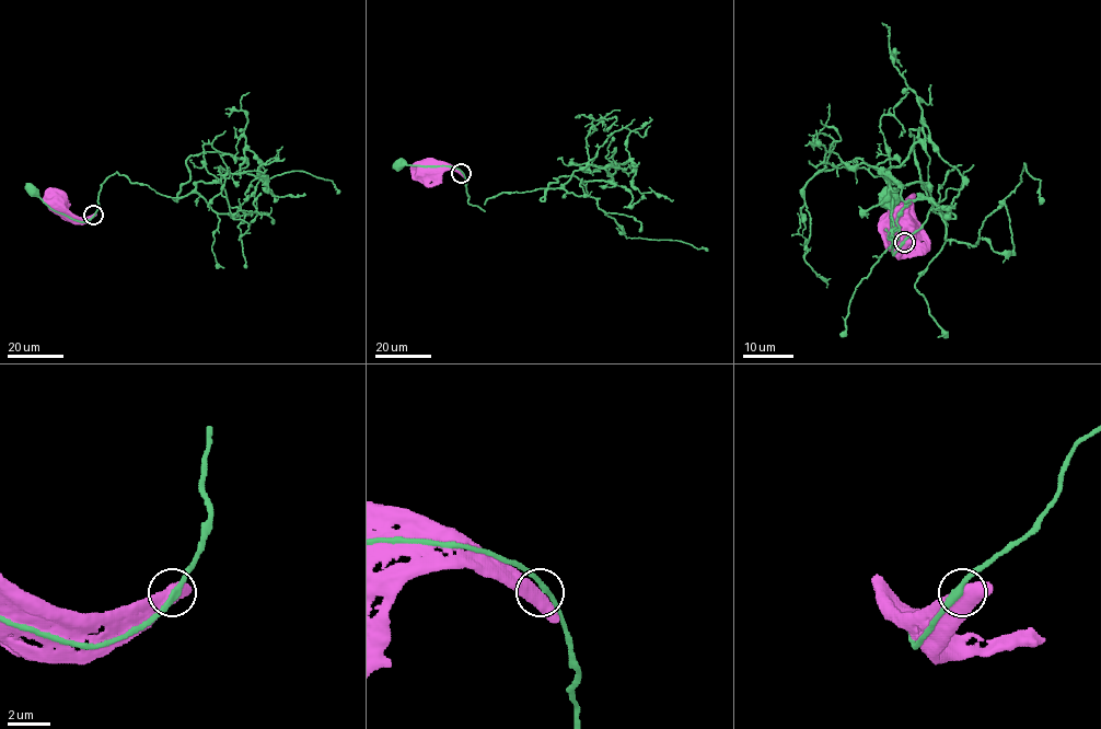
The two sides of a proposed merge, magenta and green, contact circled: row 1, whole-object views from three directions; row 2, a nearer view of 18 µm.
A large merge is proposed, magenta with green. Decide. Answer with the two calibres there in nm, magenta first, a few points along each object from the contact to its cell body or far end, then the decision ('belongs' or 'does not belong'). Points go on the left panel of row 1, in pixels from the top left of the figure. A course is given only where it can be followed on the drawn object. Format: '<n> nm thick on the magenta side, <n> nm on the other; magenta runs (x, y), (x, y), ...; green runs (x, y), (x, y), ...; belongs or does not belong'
600 nm thick on the magenta side, 280 nm on the other; magenta runs (93, 215), (74, 219), (62, 216), (54, 207); green runs (93, 215), (85, 221), (71, 219), (51, 209), (31, 188); does not belong

